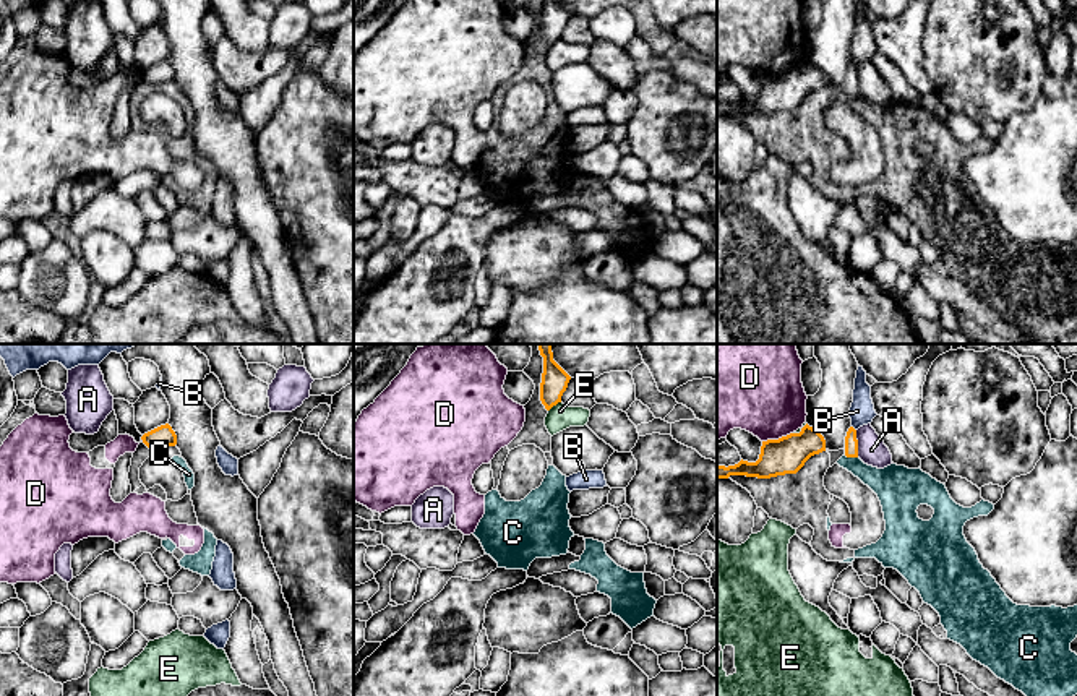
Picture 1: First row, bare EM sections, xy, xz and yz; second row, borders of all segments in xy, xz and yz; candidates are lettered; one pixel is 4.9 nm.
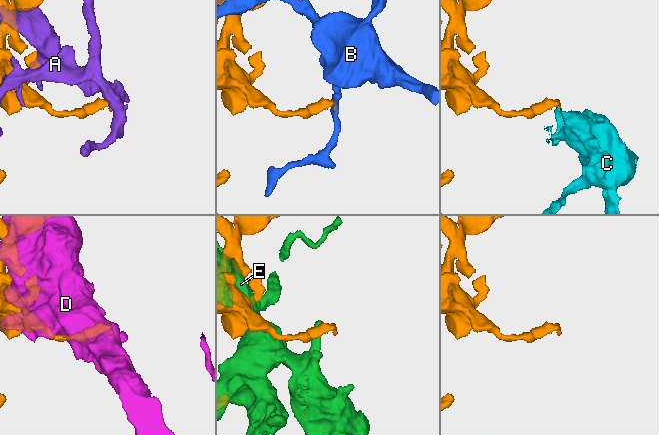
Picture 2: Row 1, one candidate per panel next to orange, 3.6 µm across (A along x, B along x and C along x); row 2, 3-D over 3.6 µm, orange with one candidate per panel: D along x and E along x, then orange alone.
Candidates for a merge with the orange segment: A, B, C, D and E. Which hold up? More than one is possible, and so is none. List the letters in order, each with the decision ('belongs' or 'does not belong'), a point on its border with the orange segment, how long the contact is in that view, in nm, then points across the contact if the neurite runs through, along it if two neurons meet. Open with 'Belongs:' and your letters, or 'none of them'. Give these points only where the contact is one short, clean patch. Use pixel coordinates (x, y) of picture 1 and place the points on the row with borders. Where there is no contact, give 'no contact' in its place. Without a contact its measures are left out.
Belongs: none of them
A: does not belong; contact yz (857, 443); length 140 nm
B: does not belong; contact yz (853, 429); length 40 nm
C: does not belong; contact yz (850, 456); length 70 nm; border yz (844, 455), (857, 458)
D: does not belong; contact yz (779, 438); length 160 nm
E: does not belong; contact xz (553, 404); length 80 nm

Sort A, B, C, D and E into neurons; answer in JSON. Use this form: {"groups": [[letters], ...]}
{"groups": [["A"], ["B"], ["C"], ["D"], ["E"]]}

